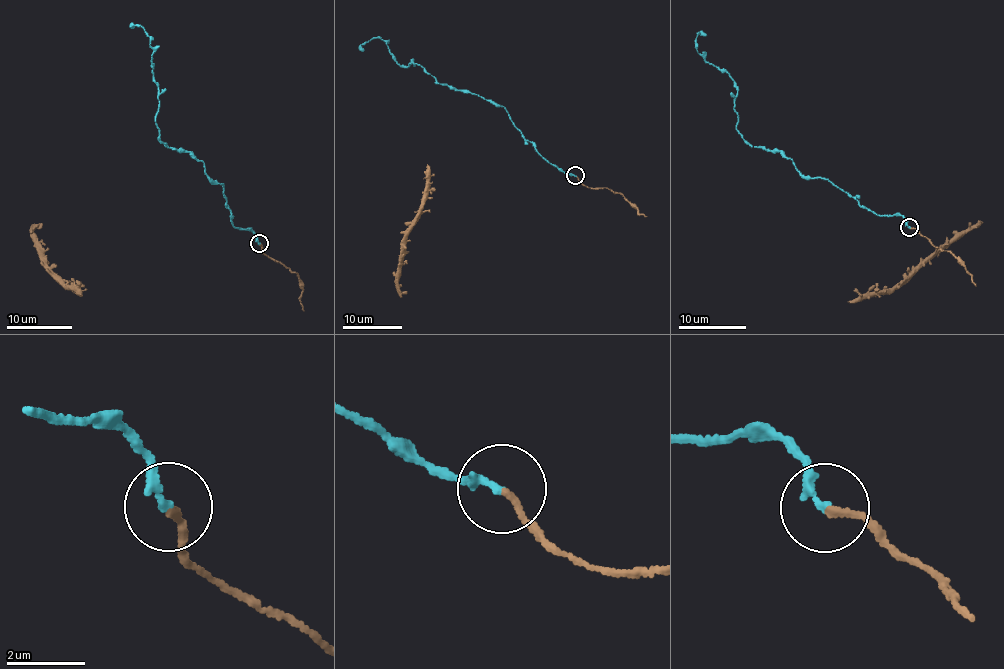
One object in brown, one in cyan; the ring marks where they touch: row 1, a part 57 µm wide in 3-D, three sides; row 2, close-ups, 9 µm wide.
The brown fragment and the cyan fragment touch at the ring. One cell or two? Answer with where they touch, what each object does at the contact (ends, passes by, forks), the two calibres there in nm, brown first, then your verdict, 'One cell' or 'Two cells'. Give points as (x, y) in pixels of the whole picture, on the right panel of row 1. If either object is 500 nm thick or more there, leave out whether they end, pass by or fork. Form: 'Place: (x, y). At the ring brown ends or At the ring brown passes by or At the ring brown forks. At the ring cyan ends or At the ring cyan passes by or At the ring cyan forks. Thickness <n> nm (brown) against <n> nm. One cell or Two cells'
Place: (909, 227). At the ring brown ends. At the ring cyan ends. Thickness 160 nm (brown) against 200 nm. One cell

